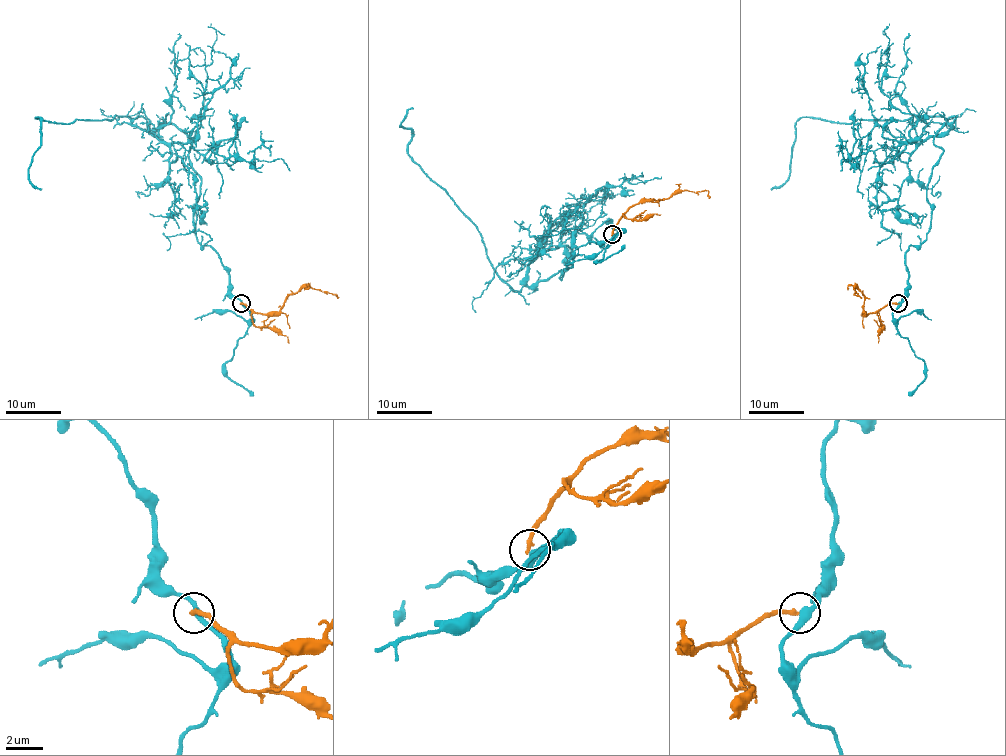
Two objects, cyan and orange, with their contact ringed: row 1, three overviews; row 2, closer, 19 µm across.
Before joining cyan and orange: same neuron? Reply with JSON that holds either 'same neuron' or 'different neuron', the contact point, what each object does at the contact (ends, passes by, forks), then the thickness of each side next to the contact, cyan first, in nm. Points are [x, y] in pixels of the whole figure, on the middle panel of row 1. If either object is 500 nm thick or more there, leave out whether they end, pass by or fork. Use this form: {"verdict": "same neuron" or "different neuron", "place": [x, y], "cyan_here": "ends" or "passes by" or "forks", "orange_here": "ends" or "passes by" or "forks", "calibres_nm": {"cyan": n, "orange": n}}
{"verdict": "different neuron", "place": [612, 234], "cyan_here": "passes by", "orange_here": "ends", "calibres_nm": {"cyan": 320, "orange": 240}}

